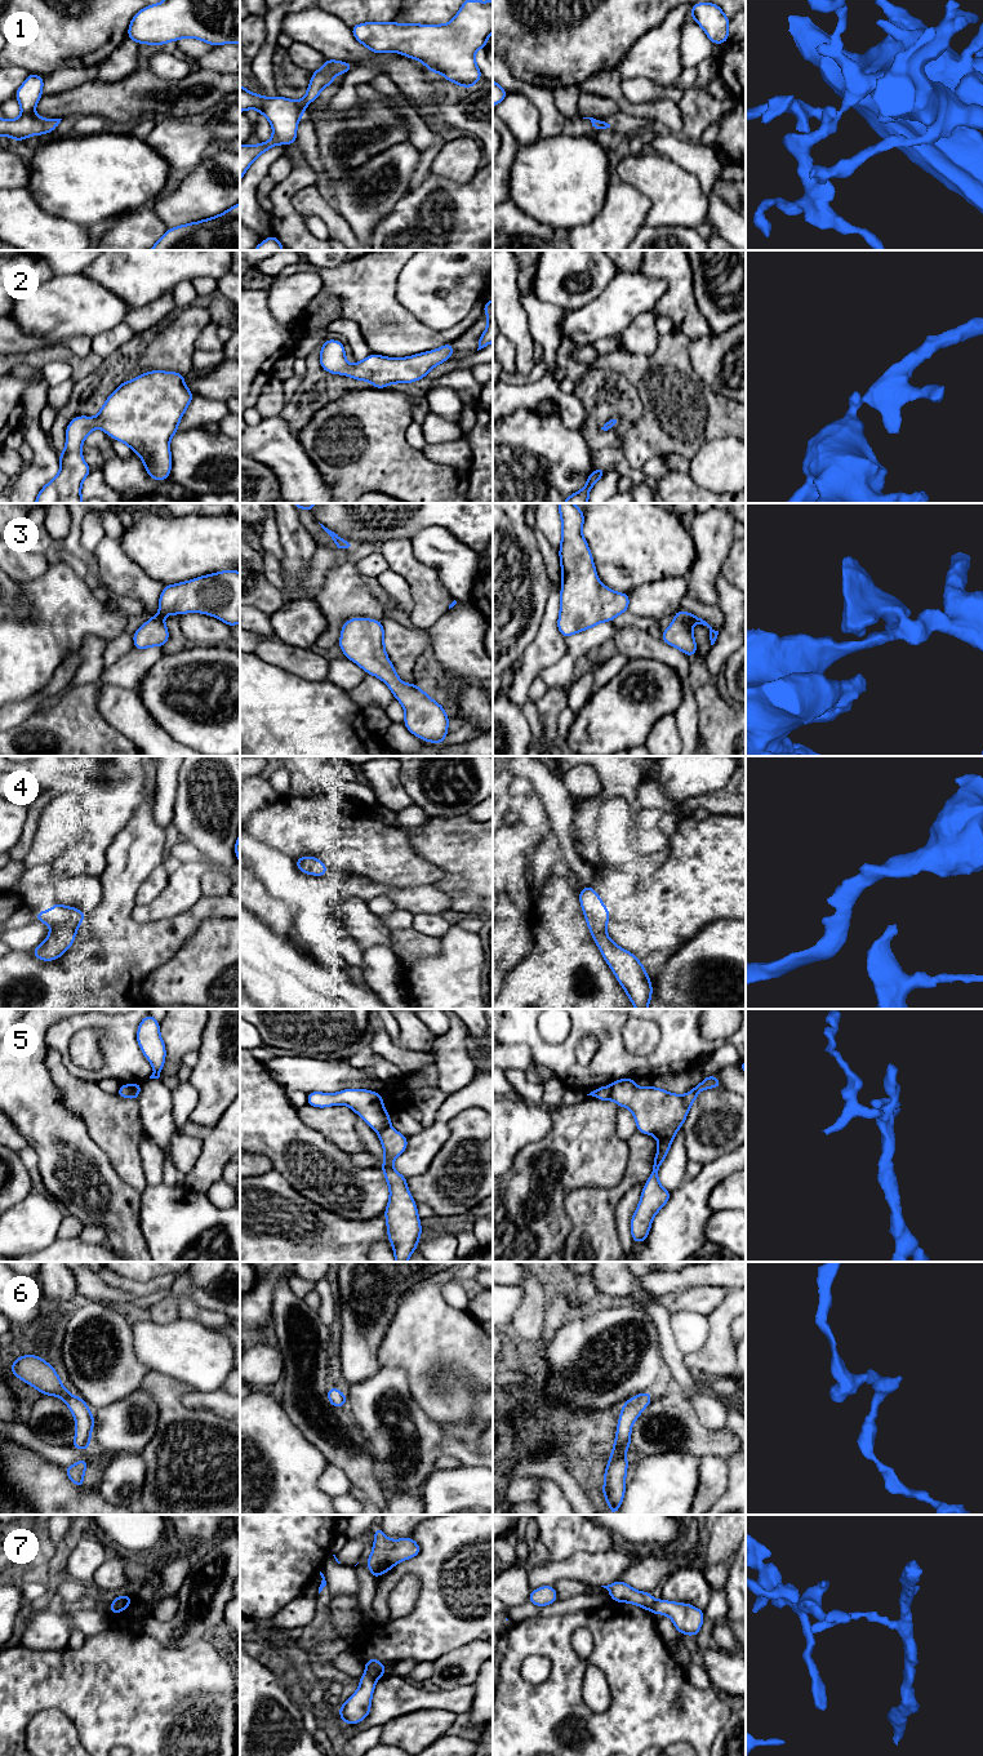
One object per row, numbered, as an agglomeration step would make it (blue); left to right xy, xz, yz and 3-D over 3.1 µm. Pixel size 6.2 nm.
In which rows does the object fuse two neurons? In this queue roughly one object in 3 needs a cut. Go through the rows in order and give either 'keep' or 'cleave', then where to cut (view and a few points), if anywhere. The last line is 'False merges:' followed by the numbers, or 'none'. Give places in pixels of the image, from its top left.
1: keep; no cut
2: keep; no cut
3: keep; no cut
4: keep; no cut
5: cleave; cut in xy along (129, 1085), (132, 1097)
6: keep; no cut
7: cleave; cut in xz along (365, 1672), (376, 1680)
False merges: 5, 7

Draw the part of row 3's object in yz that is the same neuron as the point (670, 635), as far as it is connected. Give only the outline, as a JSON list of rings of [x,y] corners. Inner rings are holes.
[[[679,609],[670,627],[662,632],[660,640],[668,645],[676,646],[688,657],[697,655],[697,644],[691,631],[691,624],[703,624],[710,628],[711,645],[715,644],[719,631],[715,631],[706,621],[695,614]]]

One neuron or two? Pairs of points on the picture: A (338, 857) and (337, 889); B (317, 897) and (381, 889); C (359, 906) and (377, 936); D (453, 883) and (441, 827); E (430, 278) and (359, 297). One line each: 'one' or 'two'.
A: two
B: one
C: one
D: one
E: two

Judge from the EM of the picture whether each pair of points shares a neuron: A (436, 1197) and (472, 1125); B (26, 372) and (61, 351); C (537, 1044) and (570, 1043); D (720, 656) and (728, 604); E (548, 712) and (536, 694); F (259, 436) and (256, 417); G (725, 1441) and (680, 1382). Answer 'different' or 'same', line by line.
A: same
B: different
C: same
D: same
E: different
F: different
G: different

